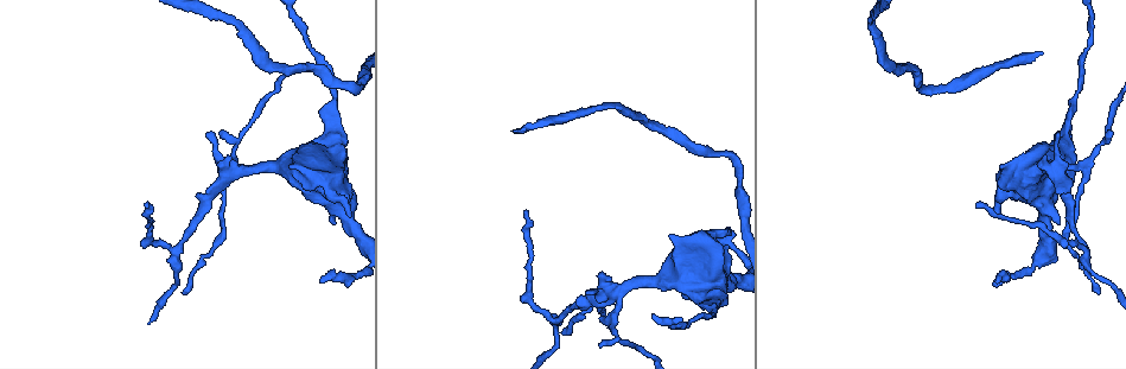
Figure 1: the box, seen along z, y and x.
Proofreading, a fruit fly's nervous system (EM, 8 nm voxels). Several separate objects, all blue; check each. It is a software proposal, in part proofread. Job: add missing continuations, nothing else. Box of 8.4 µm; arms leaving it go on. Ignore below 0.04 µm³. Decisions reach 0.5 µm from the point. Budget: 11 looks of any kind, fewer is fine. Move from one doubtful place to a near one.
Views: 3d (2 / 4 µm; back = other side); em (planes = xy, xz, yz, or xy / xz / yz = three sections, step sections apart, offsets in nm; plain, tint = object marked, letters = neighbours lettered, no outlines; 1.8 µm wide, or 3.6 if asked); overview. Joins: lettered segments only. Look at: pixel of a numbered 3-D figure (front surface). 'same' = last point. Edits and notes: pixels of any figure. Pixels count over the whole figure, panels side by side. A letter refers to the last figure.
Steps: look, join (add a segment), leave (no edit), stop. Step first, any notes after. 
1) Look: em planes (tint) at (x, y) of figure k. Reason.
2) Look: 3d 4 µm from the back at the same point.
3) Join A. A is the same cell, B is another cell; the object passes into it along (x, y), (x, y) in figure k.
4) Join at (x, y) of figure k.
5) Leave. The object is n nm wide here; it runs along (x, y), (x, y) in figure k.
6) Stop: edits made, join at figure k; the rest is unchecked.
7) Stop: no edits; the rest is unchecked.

Look: em yz step 4 (tint) at (606, 278) of figure 1.

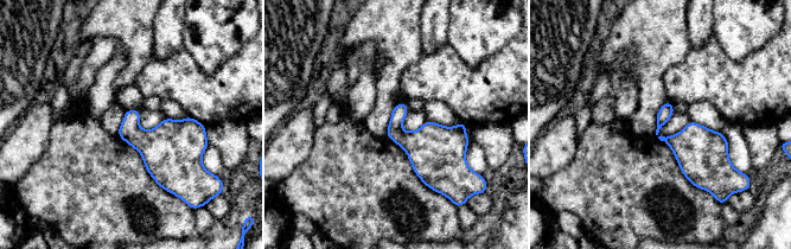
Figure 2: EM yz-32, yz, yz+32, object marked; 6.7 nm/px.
Look: em xz step 8 (letters) at the same point.

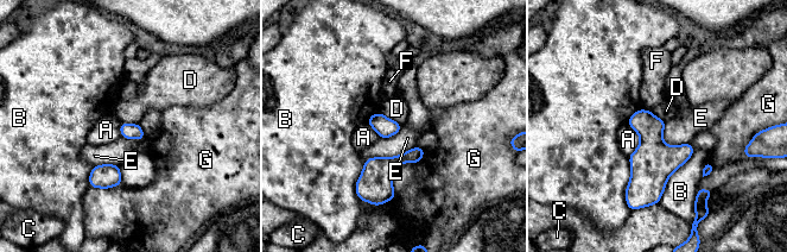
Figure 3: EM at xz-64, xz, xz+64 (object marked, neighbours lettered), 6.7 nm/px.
Leave. A, B, C, D, E, F and G are other cells; a border runs along (416, 145), (394, 156), (363, 161) in figure 3; no lettered segment goes on from it.

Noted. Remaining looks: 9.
Look: em xz step 8 (letters) at (323, 283) of figure 1. Free end.

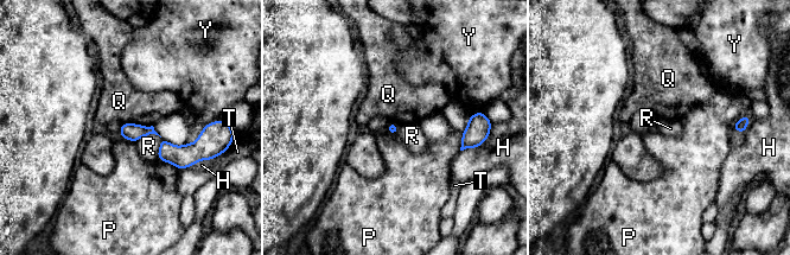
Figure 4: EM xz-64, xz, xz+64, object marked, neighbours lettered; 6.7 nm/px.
Leave. The longest contact is with Q, 220 nm; H, P, Q, R, T and Y are other cells; it runs along (123, 126), (157, 133), (172, 151), (198, 145) in figure 4; none of them fits.

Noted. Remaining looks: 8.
Look: em 3.6 µm planes (letters) at (348, 195) of figure 1. Branch stops here.

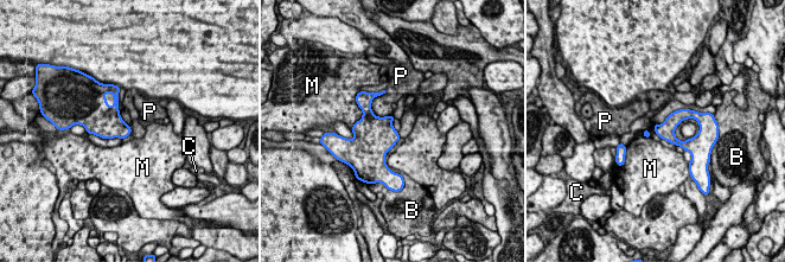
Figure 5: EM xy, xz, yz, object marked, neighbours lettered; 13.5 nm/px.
Leave. The object is 240 nm wide here; B, C, M and P are other cells; a border runs along (359, 107), (362, 116), (352, 127) in figure 5; no lettered segment goes on from it.

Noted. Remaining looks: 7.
Look: 3d 4 µm at (181, 292) of figure 1. Branch stops here.

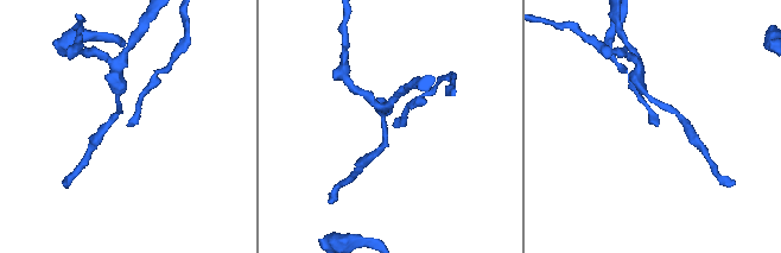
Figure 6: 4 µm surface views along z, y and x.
Look: em planes (plain) at (657, 125) of figure 6.

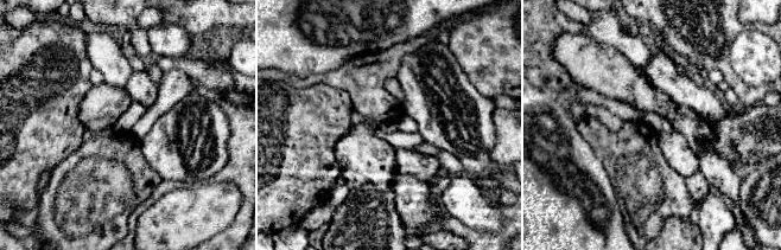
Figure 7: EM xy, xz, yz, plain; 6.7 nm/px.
Look: em planes (letters) at the same point. See the neighbours.

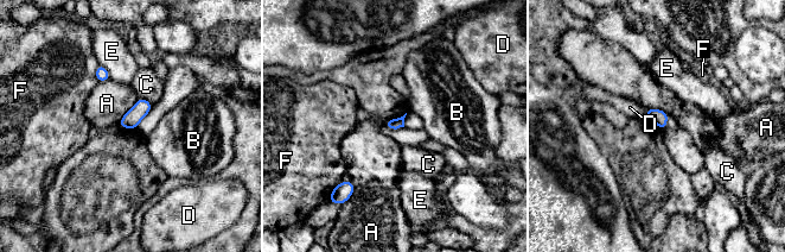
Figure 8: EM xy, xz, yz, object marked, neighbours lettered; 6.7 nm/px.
Leave. A, B, C, D, E and F are other cells; none of them fits.

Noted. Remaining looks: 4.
Stop: no edits; the rest is unchecked.

